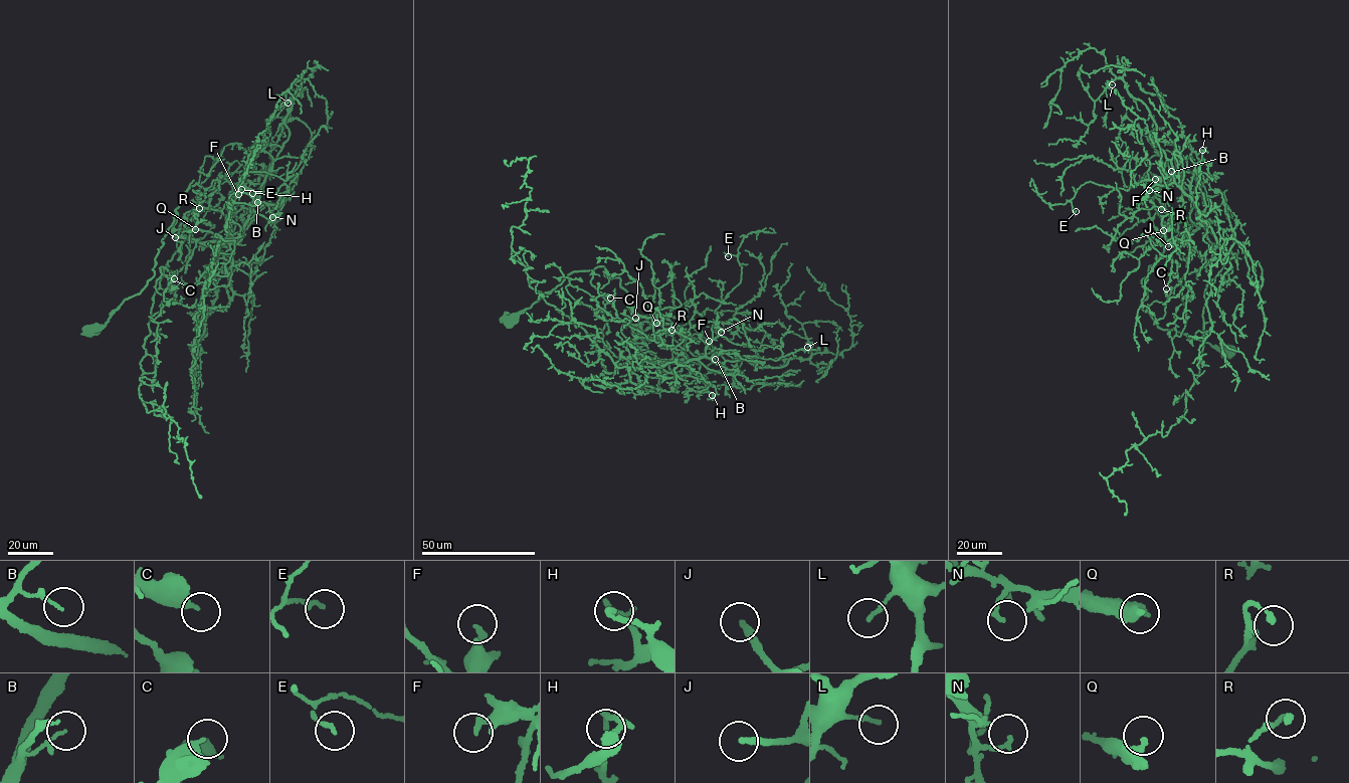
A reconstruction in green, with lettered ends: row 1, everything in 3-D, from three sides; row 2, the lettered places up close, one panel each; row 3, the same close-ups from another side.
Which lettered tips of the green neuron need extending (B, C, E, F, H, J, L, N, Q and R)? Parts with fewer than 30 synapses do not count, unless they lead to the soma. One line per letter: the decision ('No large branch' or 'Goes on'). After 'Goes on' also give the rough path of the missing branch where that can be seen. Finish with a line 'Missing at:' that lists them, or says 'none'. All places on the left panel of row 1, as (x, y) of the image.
B: No large branch
C: No large branch
E: No large branch
F: No large branch
H: No large branch
J: Goes on. Course of what is missing: (175, 237), (173, 239), (182, 243), (176, 245), (178, 260), (174, 274)
L: No large branch
N: No large branch
Q: No large branch
R: No large branch
Missing at: J

